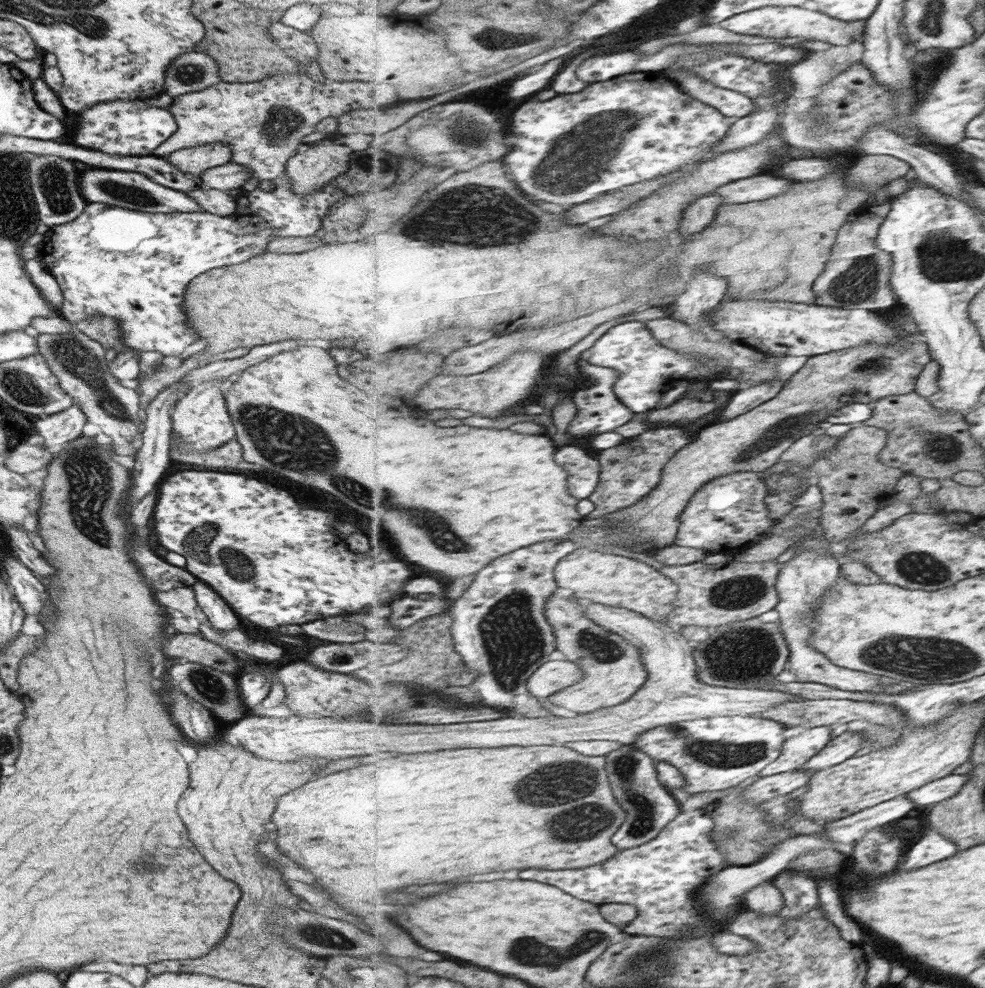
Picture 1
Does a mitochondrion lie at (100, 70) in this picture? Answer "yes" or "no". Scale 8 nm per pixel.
no

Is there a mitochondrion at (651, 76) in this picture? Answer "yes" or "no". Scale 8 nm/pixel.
no

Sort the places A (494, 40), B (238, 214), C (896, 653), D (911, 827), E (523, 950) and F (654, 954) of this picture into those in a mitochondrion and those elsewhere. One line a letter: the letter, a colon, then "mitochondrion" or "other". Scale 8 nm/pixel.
A: mitochondrion
B: other
C: mitochondrion
D: mitochondrion
E: mitochondrion
F: other

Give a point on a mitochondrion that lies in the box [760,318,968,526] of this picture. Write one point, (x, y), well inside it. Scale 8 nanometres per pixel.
(944, 448)

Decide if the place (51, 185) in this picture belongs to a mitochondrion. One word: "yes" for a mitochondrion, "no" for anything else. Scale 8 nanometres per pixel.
yes

